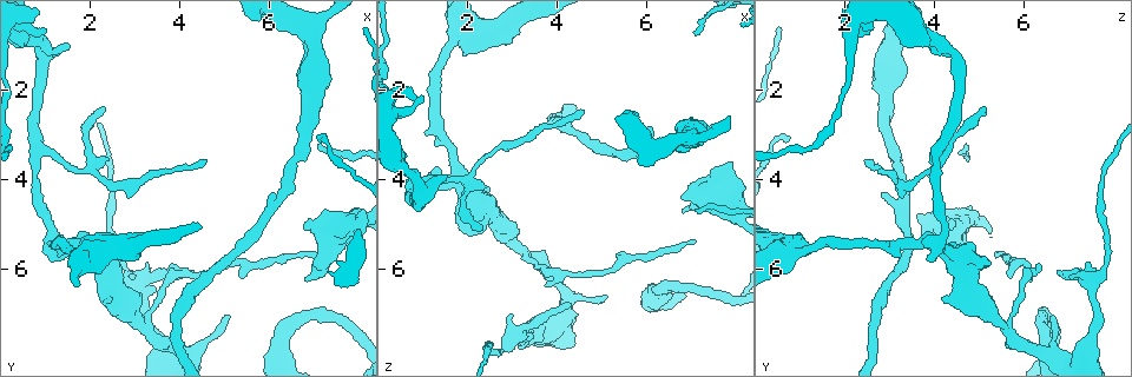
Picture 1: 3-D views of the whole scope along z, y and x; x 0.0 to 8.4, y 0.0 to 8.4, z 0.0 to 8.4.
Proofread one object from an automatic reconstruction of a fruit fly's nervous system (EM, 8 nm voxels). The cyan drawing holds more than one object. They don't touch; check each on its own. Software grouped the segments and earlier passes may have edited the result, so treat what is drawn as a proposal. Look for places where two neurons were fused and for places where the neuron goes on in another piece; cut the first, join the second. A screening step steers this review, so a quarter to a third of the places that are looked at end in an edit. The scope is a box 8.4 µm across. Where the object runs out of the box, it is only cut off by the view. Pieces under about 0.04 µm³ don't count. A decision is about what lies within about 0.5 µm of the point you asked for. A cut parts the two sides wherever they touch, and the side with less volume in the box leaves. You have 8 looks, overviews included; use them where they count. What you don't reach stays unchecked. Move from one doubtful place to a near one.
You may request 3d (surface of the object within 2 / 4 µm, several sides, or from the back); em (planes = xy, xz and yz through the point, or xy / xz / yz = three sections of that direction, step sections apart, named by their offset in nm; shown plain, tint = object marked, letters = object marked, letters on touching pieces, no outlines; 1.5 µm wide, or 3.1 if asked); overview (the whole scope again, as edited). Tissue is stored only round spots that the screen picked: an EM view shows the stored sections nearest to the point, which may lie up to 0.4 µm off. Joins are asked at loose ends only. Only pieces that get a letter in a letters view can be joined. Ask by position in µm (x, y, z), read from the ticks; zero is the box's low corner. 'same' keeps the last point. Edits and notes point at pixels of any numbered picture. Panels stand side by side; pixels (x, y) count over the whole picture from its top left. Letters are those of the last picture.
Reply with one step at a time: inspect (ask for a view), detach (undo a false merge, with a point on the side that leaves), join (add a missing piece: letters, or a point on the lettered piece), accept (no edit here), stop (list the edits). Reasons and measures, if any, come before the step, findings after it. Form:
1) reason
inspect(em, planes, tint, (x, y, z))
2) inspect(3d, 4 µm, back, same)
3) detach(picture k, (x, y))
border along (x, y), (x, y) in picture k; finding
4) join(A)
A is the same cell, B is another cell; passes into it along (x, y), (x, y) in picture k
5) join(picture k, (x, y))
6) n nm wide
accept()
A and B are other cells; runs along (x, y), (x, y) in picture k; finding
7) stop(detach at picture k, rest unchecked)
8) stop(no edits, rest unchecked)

free end
inspect(3d, 2 µm, (1.05, 0.65, 2.15))

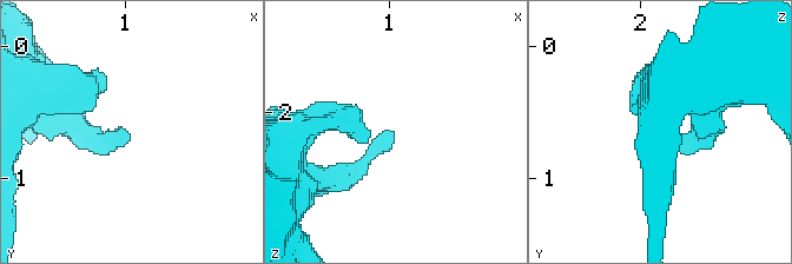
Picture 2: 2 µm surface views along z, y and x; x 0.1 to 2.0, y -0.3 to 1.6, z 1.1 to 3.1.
shape alone is not enough
inspect(em, xz, step 4, letters, (1.04, 0.64, 2.18))

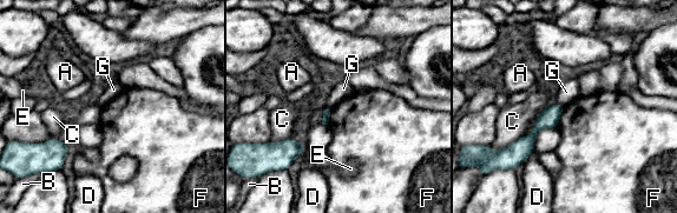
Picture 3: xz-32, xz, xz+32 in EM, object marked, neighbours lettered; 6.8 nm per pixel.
accept()
A, B, C, D, E, F and G are other cells; border along (564, 106), (557, 127) in picture 3; no lettered piece goes on from it

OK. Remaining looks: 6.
thin end
inspect(em, planes, letters, (2.30, 2.45, 5.15))

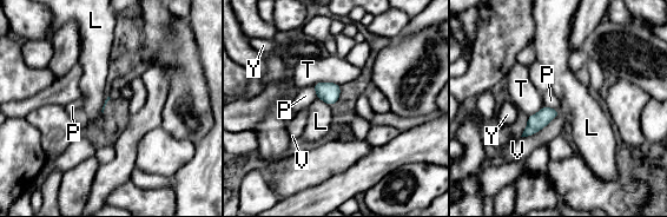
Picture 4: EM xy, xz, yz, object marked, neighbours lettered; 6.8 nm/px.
accept()
L, P, T, V and Y are other cells; border along (317, 98), (330, 106) in picture 4; no lettered piece goes on from it

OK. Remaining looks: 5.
branch stops here
inspect(em, planes, plain, (5.15, 7.00, 6.60))

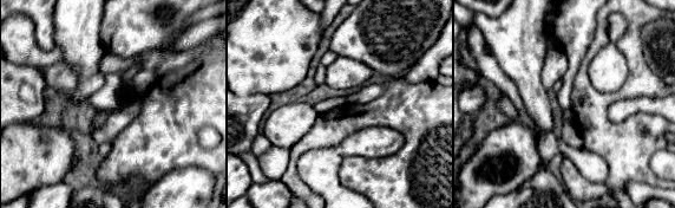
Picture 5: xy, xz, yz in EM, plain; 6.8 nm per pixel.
where the object lies
inspect(em, planes, tint, same)

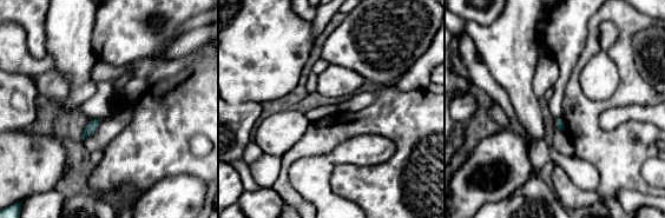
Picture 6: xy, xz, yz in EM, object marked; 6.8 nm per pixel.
see the neighbours
inspect(em, planes, letters, same)

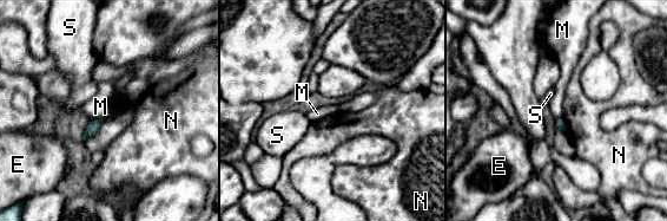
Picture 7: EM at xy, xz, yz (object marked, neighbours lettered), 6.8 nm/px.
accept()
E, M, N and S are other cells; none of them fits

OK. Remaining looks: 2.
stop(no edits, rest unchecked)

